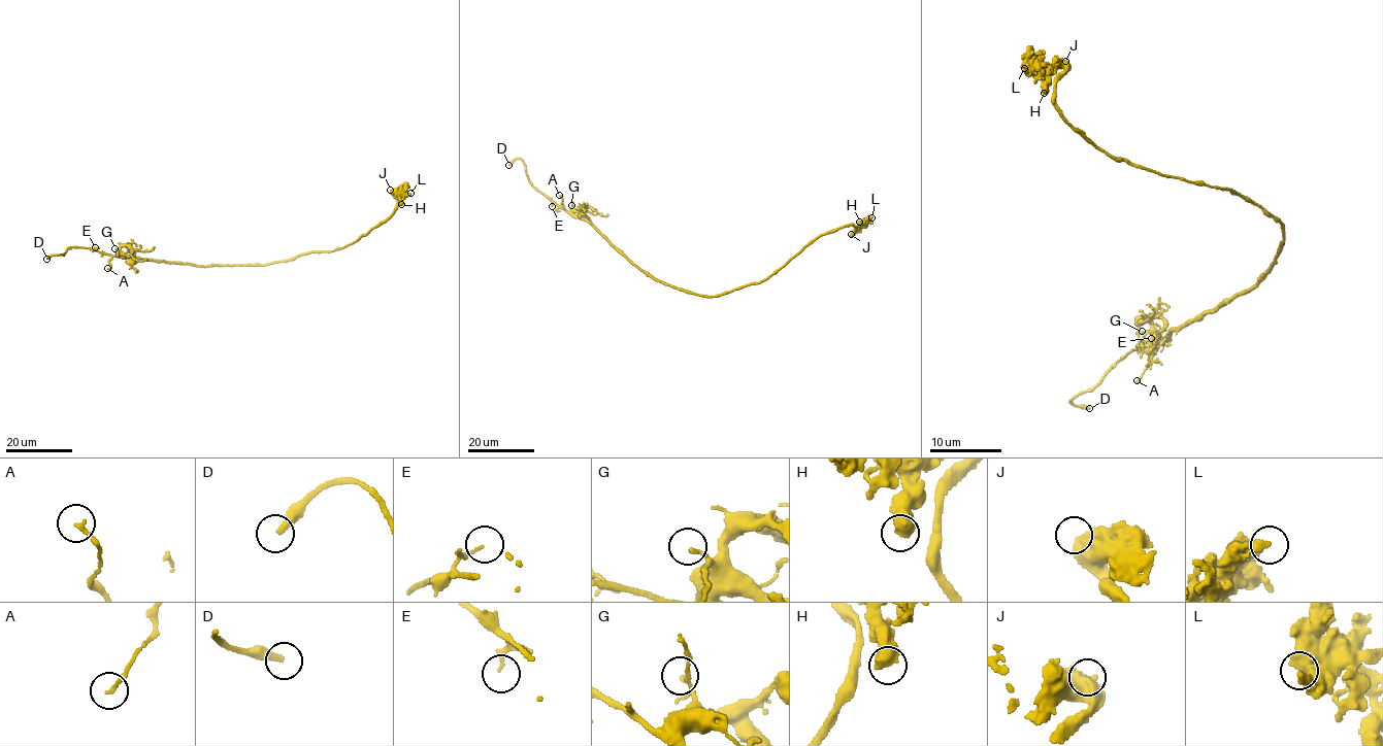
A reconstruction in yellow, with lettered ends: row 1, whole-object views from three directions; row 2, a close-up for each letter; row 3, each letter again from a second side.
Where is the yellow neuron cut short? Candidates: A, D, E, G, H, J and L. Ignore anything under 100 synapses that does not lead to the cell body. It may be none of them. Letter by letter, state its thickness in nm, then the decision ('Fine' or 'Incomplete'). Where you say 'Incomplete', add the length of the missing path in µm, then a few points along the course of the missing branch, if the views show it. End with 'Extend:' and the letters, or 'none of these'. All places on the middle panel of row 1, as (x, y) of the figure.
A: Thickness 140 nm. Fine
D: Thickness 320 nm. Incomplete. Missing length about 35 µm. Course of what is missing: (508, 165), (491, 188), (464, 199)
E: Thickness 110 nm. Fine
G: Thickness 80 nm. Fine
H: Thickness 650 nm. Fine
J: Thickness 600 nm. Fine
L: Thickness 320 nm. Fine
Extend: D

